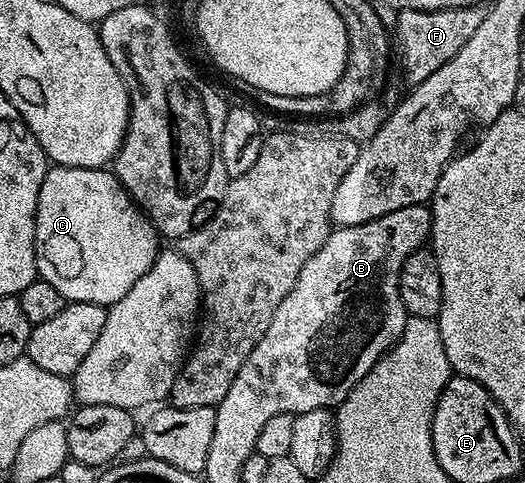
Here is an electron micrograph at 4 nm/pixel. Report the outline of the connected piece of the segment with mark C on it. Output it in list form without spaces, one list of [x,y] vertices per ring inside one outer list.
[[[48,167],[35,211],[35,271],[38,279],[61,290],[67,301],[104,306],[116,304],[133,290],[141,274],[153,266],[161,251],[159,243],[161,237],[154,224],[143,215],[142,208],[132,200],[114,171],[107,168]]]

